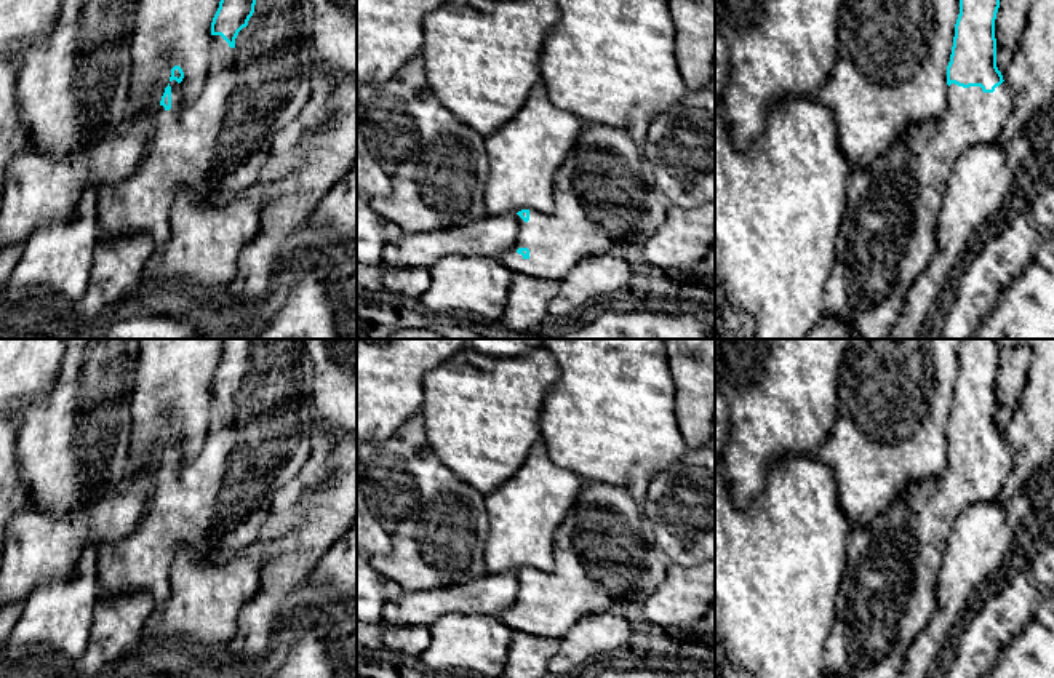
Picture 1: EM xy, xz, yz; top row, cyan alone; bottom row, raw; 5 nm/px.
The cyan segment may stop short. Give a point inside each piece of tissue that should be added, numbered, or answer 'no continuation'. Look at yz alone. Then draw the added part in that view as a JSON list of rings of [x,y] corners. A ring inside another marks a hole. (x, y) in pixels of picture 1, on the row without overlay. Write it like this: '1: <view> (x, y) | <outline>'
1: yz (888, 592) | [[[1006,440],[996,445],[993,451],[984,451],[980,445],[963,446],[952,441],[947,465],[936,480],[912,483],[888,512],[868,524],[852,528],[848,542],[848,561],[835,601],[835,624],[827,638],[824,675],[841,678],[896,678],[899,675],[905,664],[905,652],[913,638],[928,625],[937,604],[937,577],[958,513],[968,505],[1000,497],[1012,467],[1012,453]]]

